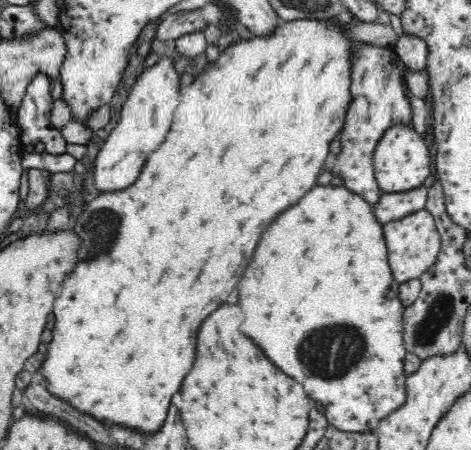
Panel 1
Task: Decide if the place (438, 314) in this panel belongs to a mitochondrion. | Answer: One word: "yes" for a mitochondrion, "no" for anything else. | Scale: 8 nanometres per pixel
yes

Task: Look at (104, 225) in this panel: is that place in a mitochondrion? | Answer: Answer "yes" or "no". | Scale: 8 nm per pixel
yes

